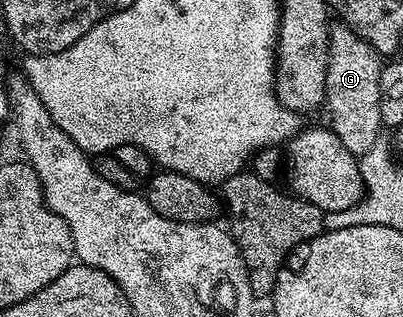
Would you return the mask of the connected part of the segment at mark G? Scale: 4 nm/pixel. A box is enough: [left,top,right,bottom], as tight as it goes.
[324,22,383,158]

